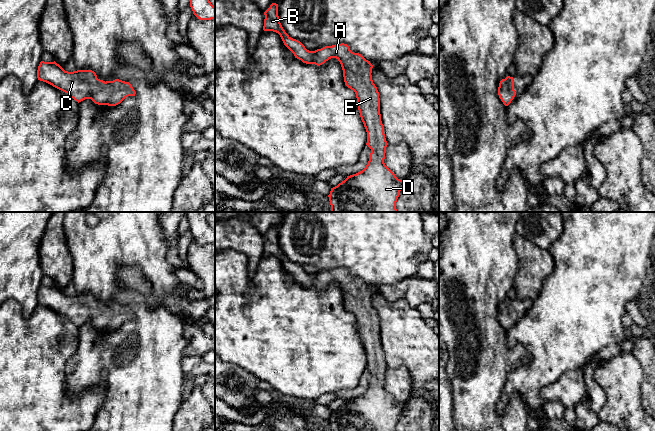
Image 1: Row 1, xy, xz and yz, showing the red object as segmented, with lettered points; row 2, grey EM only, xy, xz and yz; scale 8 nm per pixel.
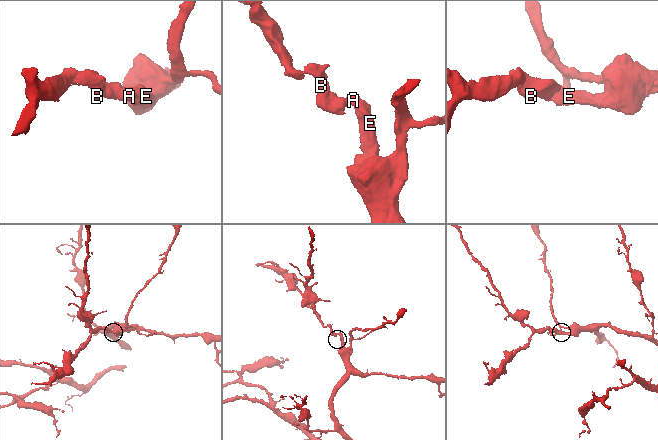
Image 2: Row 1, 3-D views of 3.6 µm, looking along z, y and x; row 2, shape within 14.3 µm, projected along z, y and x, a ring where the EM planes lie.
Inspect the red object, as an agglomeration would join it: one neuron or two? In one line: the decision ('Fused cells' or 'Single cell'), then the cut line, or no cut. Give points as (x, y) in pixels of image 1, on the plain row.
Single cell. No split

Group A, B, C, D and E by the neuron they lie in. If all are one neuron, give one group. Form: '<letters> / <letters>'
A B C D E

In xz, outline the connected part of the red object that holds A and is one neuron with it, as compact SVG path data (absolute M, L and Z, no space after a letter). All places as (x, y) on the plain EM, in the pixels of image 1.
M272 227L264 239L263 254L278 257L284 269L294 278L295 282L303 287L320 290L329 283L336 282L341 288L345 309L356 318L360 341L367 356L366 369L371 373L371 377L368 388L362 395L347 400L344 405L331 412L328 419L331 431L396 431L397 423L406 404L398 403L384 387L388 367L381 345L379 316L371 299L373 289L361 278L352 276L349 270L344 267L325 270L315 275L307 274L300 265L291 262L283 253L276 227Z

